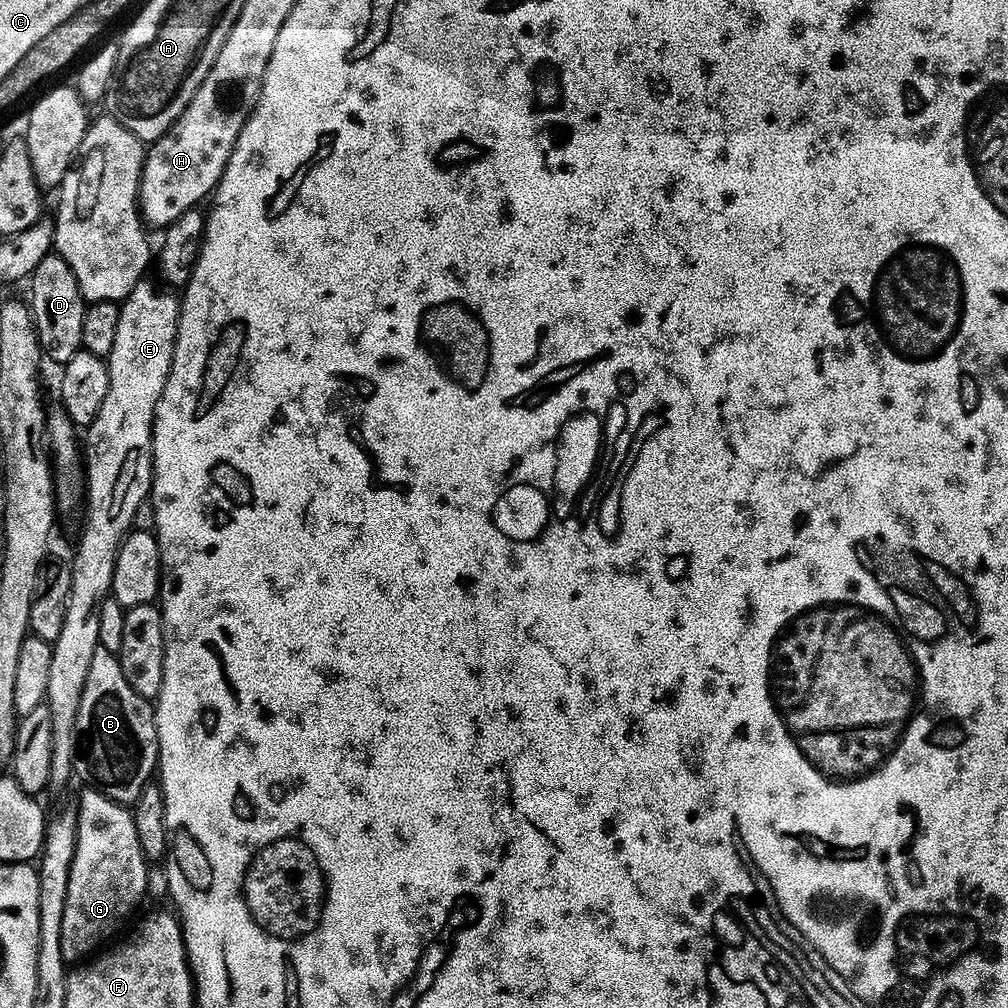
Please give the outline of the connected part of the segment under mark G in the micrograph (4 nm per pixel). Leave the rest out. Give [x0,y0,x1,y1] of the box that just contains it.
[62,790,150,966]

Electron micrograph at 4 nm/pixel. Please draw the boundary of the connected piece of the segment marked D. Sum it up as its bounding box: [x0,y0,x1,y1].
[30,254,86,366]

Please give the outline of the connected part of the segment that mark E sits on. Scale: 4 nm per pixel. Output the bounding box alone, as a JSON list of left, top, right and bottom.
[46,280,181,785]

